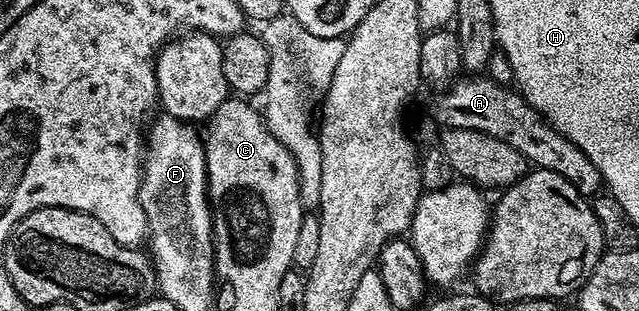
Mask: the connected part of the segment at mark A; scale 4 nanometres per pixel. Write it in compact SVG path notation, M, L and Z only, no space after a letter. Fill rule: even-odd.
M490 77L465 78L469 79L458 78L450 82L442 90L446 91L433 103L433 119L437 123L442 123L440 125L442 128L475 129L479 133L499 137L499 141L507 141L511 149L519 149L519 153L523 153L526 164L543 171L559 173L559 177L575 185L580 195L593 197L602 190L603 180L599 169L591 165L591 157L587 157L587 153L583 153L579 145L563 137L563 133L556 131L527 102L520 90L497 83Z

